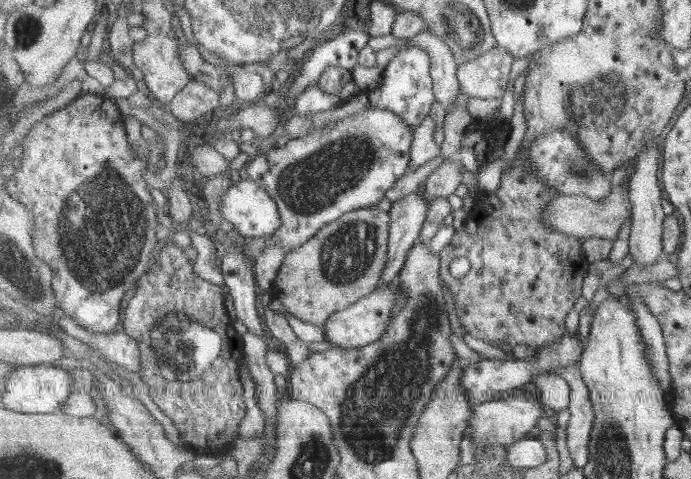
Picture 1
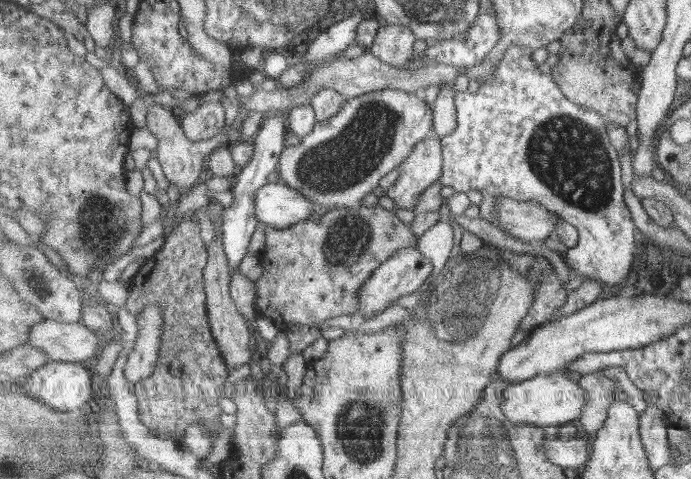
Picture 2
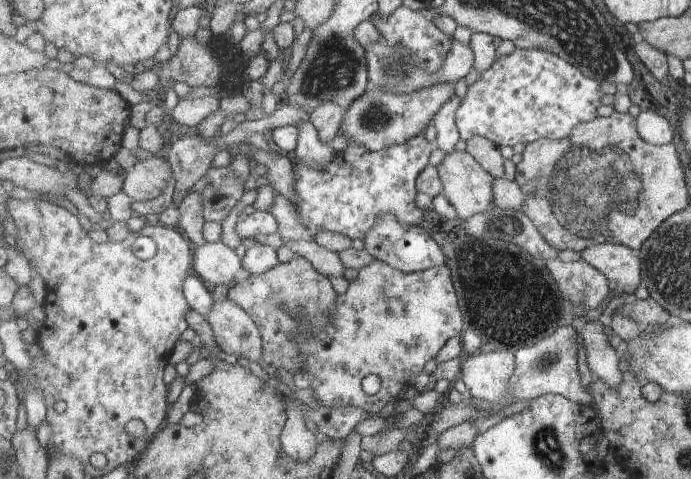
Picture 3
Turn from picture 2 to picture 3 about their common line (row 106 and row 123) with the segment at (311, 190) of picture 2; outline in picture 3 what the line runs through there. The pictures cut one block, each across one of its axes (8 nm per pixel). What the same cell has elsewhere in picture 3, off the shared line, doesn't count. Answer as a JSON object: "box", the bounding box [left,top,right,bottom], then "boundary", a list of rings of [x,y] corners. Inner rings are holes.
{"box":[339,83,456,152],"boundary":[[[441,83],[412,95],[386,94],[381,90],[369,91],[353,101],[353,104],[347,109],[346,118],[339,134],[343,134],[359,150],[367,149],[375,152],[393,147],[395,144],[409,142],[424,132],[443,105],[456,94],[453,84]]]}

